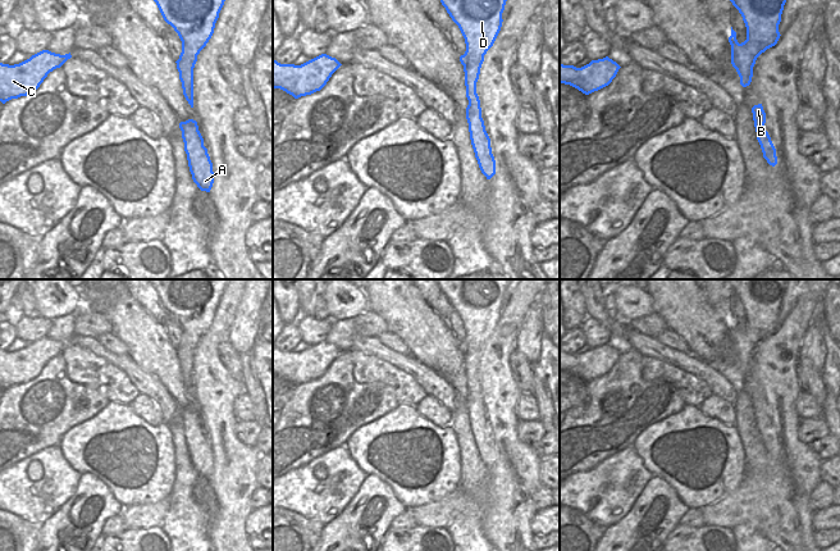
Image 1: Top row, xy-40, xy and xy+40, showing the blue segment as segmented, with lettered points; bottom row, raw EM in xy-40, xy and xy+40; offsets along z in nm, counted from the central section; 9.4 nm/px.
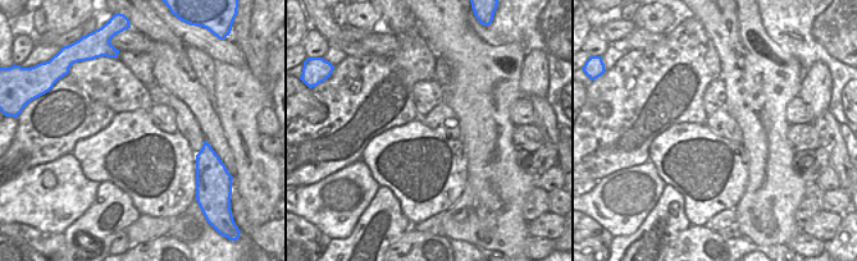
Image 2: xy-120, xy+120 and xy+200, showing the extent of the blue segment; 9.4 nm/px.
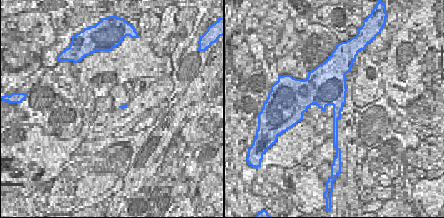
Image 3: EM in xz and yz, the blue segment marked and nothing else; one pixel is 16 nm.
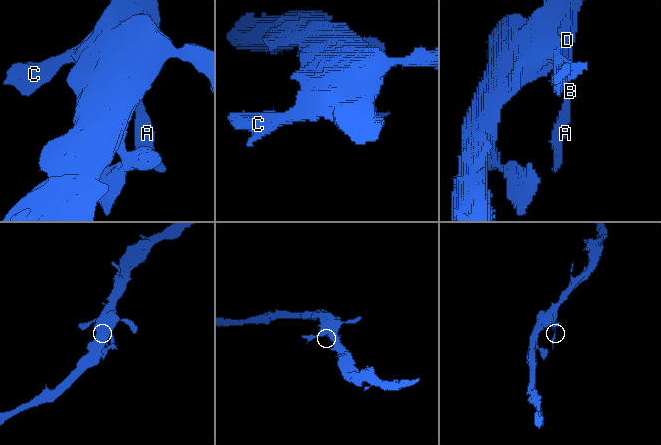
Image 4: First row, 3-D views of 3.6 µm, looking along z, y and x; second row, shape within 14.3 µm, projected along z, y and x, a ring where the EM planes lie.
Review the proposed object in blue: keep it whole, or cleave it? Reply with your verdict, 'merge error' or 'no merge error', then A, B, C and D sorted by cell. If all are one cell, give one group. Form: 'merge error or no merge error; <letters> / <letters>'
no merge error; A B C D

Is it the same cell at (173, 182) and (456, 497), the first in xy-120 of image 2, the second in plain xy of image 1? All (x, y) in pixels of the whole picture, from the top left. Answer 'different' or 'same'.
different

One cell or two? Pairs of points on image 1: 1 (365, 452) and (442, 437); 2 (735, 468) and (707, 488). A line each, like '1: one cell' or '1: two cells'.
1: one cell
2: one cell

